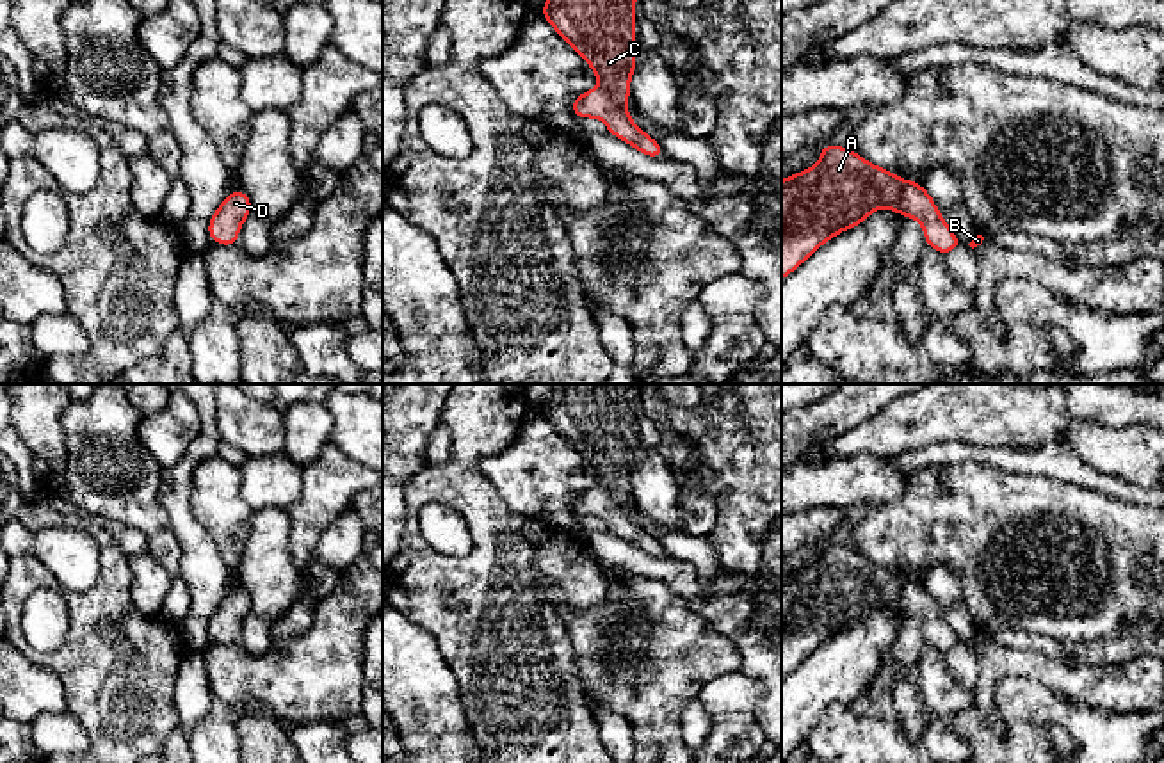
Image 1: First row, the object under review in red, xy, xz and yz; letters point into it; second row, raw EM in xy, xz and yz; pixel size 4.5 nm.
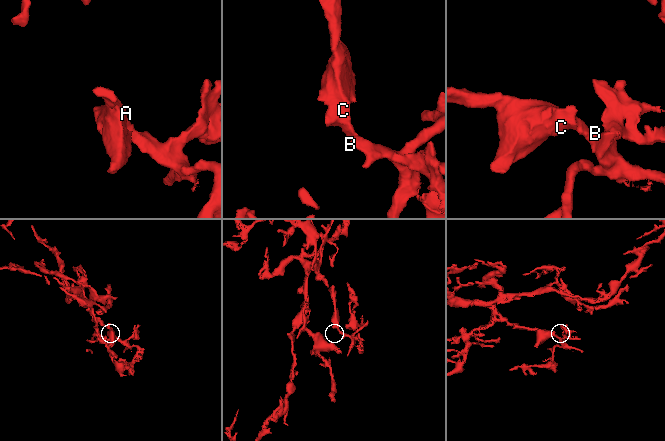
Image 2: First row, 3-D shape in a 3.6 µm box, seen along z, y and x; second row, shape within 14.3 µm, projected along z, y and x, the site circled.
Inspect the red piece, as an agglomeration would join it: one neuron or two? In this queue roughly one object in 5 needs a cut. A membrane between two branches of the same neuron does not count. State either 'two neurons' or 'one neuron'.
one neuron

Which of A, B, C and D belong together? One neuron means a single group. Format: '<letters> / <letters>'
A B C D

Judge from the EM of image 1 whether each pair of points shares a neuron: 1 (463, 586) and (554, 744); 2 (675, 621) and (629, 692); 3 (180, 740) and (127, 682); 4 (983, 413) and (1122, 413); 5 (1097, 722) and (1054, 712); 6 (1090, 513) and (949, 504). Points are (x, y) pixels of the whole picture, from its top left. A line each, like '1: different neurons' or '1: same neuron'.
1: same neuron
2: same neuron
3: different neurons
4: same neuron
5: same neuron
6: same neuron

